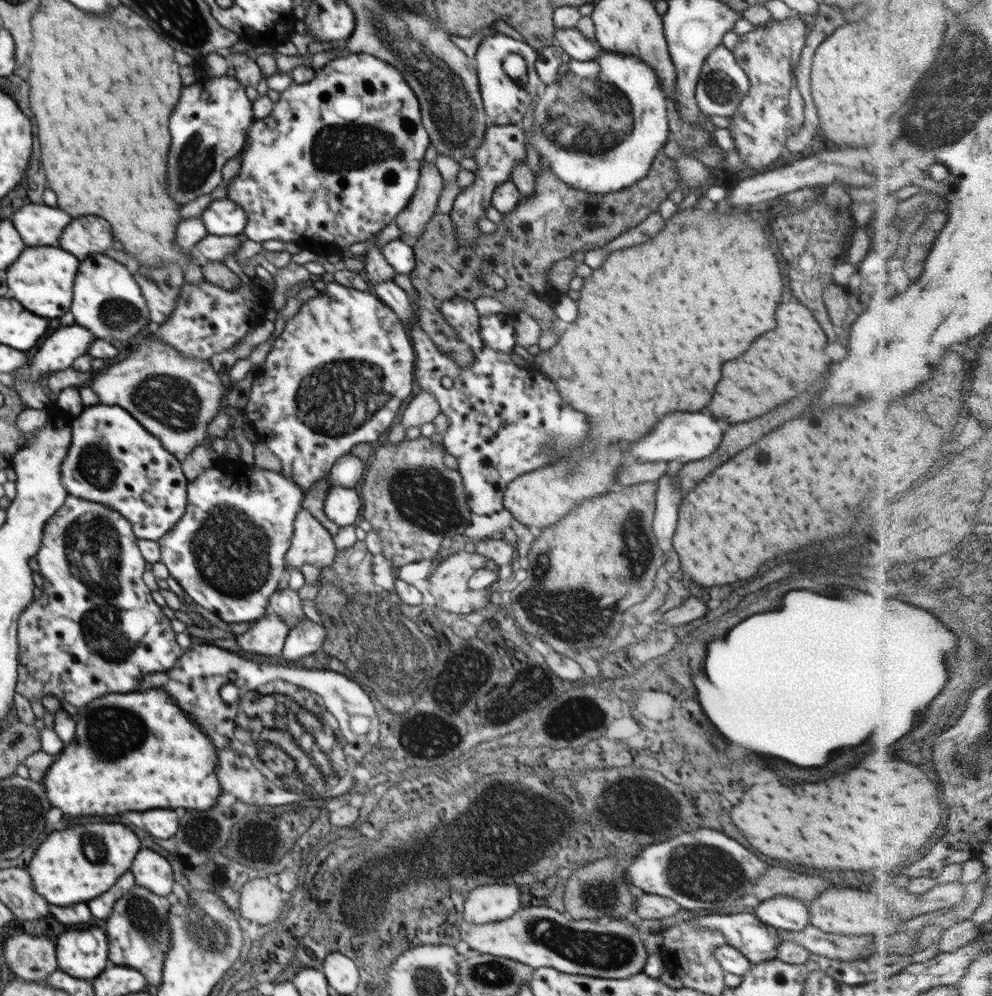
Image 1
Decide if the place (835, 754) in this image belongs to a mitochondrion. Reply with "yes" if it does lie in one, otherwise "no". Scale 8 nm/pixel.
no

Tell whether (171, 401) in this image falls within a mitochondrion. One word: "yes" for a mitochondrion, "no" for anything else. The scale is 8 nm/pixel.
yes

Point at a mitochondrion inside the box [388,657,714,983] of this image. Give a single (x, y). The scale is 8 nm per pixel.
(604, 950)

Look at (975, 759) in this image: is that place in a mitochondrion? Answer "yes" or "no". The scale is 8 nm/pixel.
yes

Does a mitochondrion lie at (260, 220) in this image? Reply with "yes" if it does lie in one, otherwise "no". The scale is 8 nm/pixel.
no

